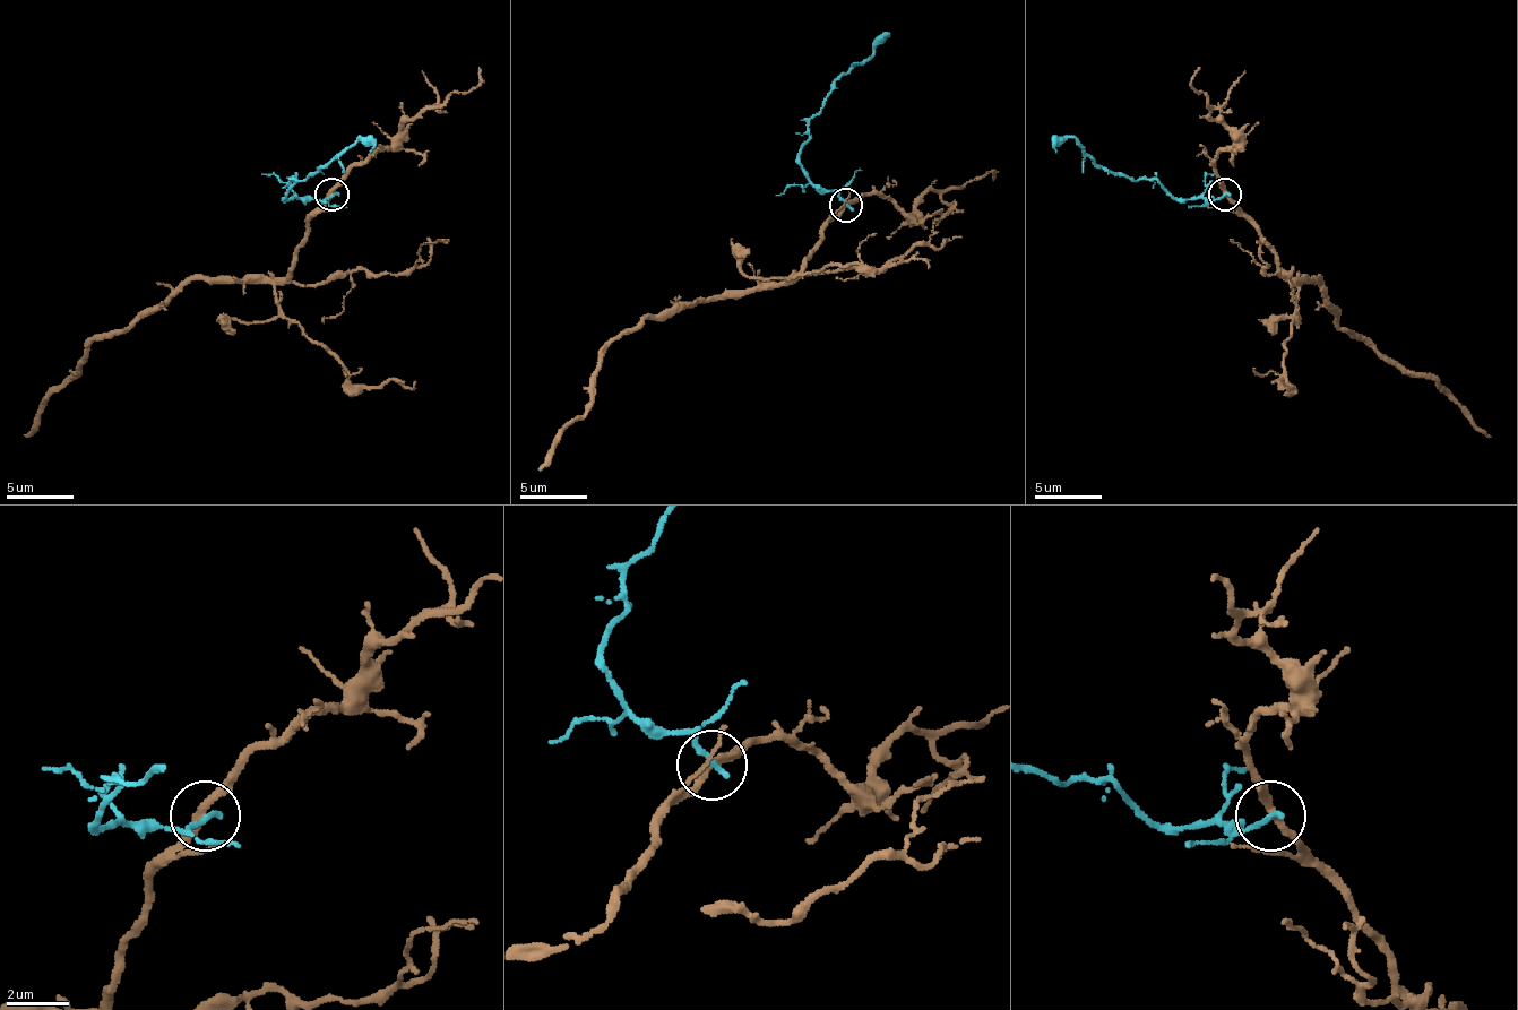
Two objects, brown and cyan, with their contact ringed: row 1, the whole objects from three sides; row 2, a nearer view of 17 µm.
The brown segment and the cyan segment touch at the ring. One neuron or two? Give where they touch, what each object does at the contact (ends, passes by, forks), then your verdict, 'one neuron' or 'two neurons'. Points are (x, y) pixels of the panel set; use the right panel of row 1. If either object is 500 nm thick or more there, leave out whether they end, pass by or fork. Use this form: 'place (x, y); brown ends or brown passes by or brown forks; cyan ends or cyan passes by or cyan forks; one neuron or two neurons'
place (1225, 195); brown passes by; cyan ends; two neurons

